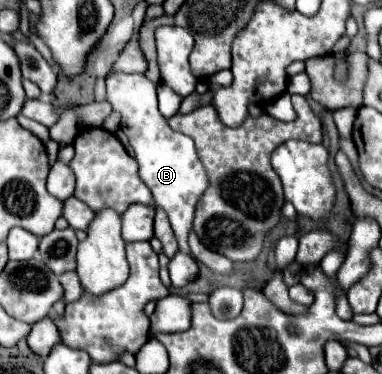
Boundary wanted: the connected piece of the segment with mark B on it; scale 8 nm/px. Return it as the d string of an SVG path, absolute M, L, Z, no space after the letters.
M110 75L106 79L106 99L110 101L112 109L120 113L120 129L136 153L134 157L140 165L140 179L152 191L156 207L162 207L168 213L180 251L190 253L188 235L192 231L194 209L198 199L208 189L208 173L198 159L194 141L188 135L170 129L168 121L158 111L156 83L146 79L146 75Z

